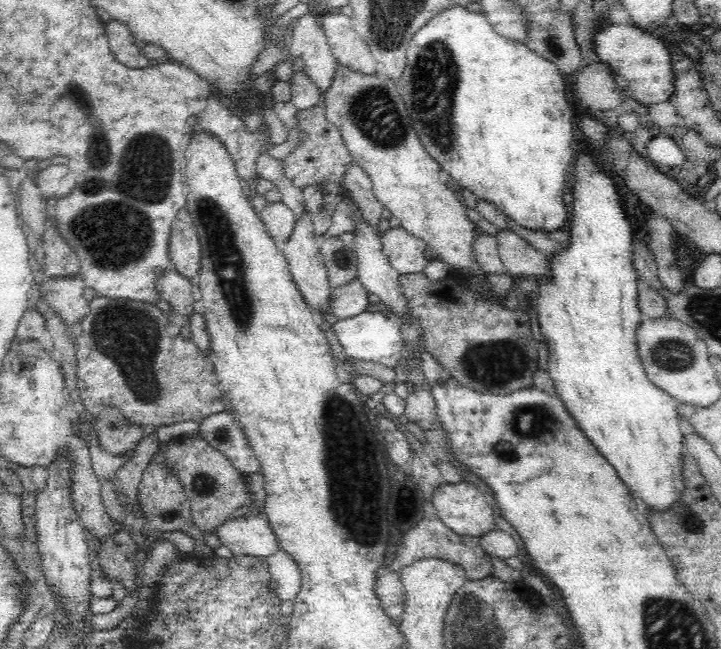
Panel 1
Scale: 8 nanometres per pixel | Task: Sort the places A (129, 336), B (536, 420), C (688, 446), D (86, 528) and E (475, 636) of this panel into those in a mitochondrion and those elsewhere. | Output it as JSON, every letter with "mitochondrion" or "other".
{"A":"mitochondrion","B":"mitochondrion","C":"other","D":"other","E":"mitochondrion"}

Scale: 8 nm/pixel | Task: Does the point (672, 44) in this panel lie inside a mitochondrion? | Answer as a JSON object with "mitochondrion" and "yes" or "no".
{"mitochondrion":"no"}

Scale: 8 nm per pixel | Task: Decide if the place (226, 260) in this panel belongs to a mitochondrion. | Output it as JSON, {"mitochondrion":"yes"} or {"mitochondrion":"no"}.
{"mitochondrion":"yes"}

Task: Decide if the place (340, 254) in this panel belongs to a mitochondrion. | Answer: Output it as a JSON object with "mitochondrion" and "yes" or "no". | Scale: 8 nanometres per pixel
{"mitochondrion":"yes"}

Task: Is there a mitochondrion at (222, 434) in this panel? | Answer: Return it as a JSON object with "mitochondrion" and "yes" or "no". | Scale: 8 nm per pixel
{"mitochondrion":"yes"}

